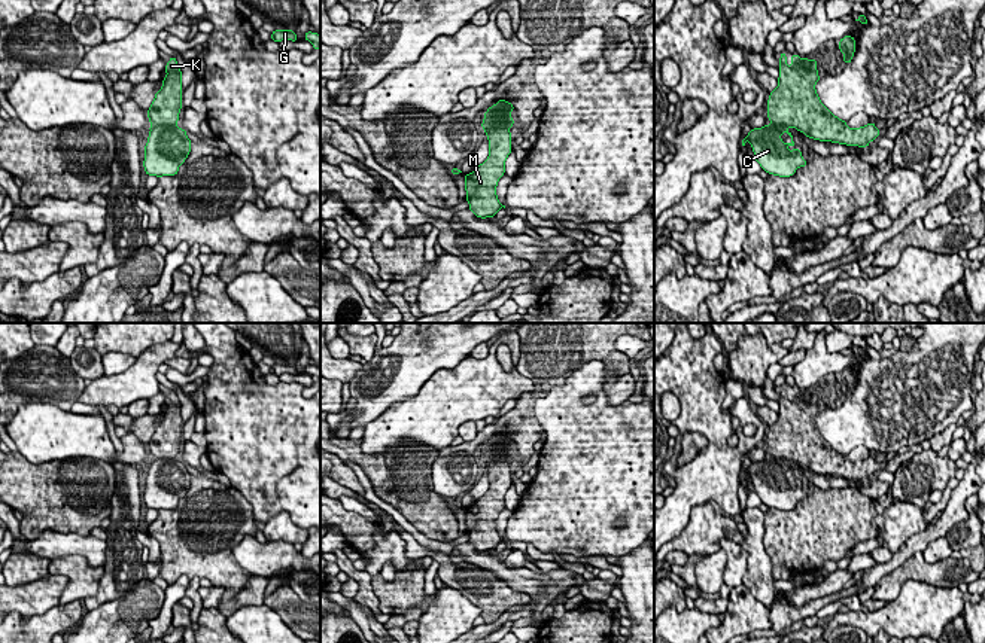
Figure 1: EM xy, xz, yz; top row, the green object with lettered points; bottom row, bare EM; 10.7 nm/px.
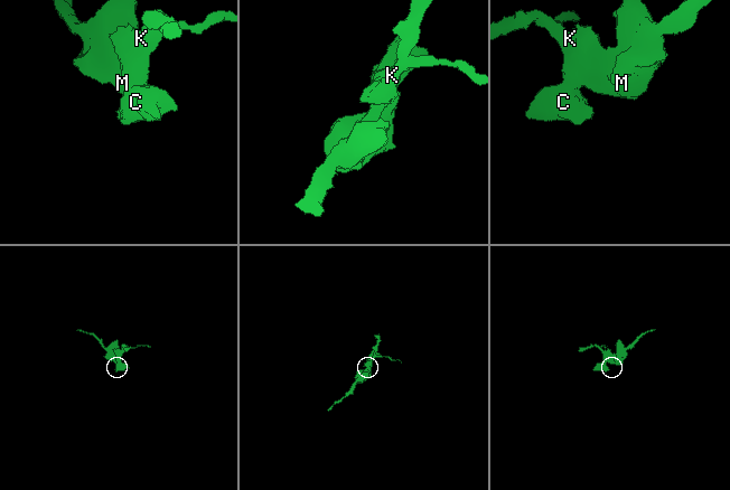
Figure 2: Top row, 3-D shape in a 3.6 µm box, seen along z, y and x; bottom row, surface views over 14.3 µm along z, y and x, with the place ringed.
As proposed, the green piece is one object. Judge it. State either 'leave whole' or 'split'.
split

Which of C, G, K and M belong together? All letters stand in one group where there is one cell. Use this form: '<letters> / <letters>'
C / G K M

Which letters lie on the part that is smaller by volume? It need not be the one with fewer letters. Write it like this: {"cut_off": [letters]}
{"cut_off": ["C"]}

